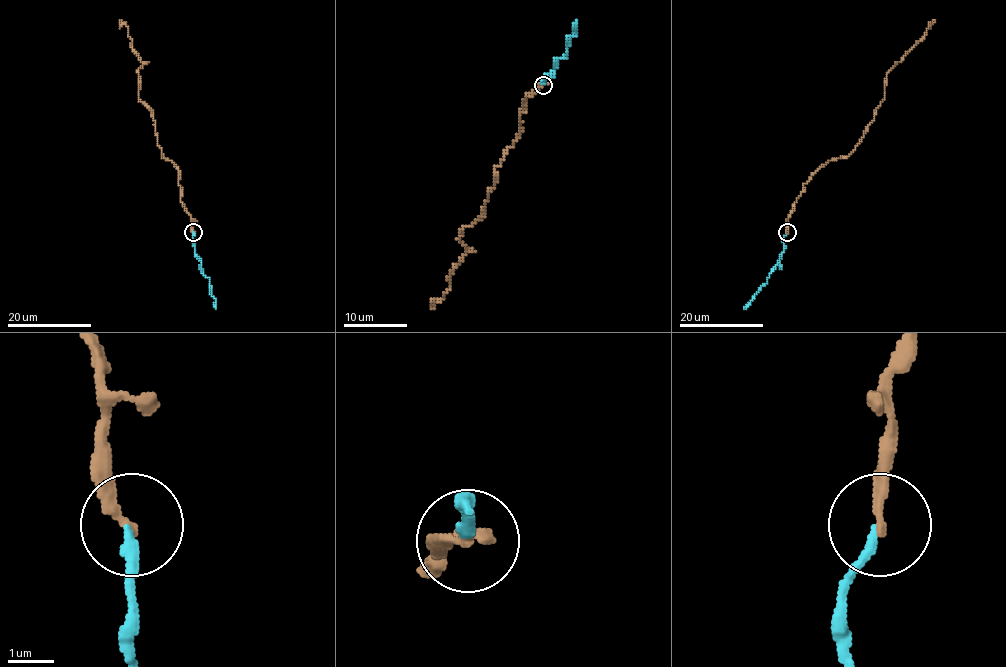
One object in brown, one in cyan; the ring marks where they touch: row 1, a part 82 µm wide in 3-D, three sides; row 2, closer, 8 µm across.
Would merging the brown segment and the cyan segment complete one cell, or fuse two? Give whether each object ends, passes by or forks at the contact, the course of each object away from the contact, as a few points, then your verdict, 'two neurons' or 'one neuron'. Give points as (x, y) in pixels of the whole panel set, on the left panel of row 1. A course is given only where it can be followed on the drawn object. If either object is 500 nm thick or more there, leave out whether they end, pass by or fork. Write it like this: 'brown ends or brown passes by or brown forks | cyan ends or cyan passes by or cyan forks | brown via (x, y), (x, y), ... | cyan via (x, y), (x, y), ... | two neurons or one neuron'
brown ends | cyan ends | brown via (193, 232), (191, 216), (181, 200), (178, 169), (162, 156), (152, 111), (138, 98), (142, 62), (121, 21) | cyan via (193, 232), (194, 253), (200, 261), (200, 271), (209, 281), (215, 308) | one neuron

